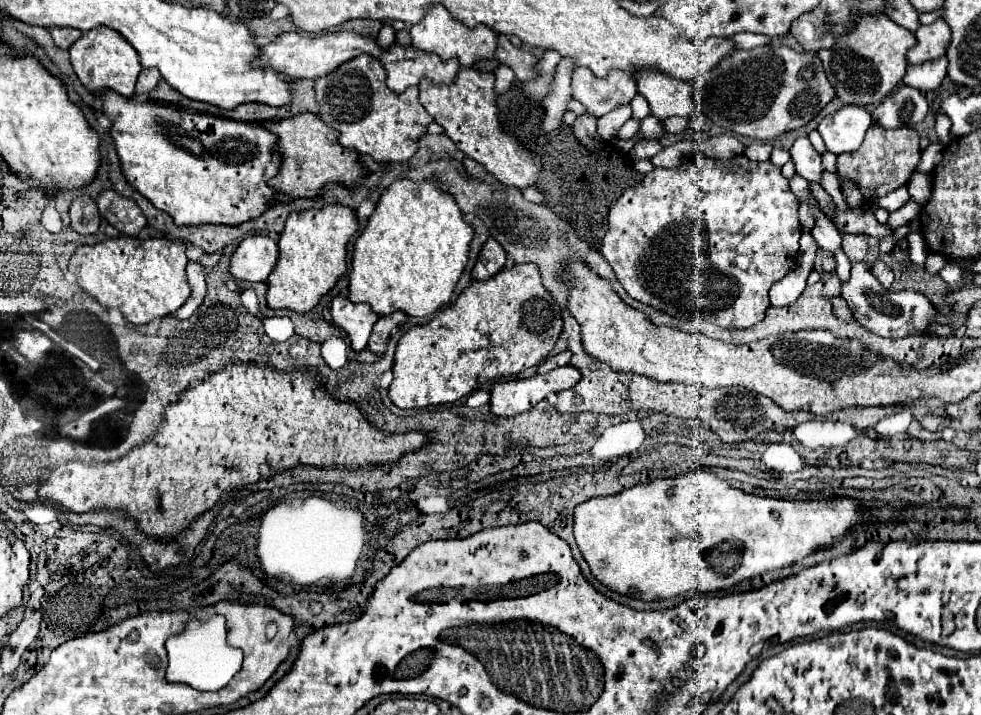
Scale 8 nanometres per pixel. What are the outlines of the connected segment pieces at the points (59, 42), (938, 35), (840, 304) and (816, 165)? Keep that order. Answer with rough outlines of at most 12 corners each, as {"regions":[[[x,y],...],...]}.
{"regions":[[[51,27],[55,45],[71,47],[83,35],[79,29]],[[939,17],[915,31],[917,45],[907,53],[911,65],[945,55],[951,27]],[[841,297],[831,298],[835,317],[839,321],[853,321],[851,309],[847,309]],[[807,137],[789,149],[797,175],[819,181],[821,155]]]}

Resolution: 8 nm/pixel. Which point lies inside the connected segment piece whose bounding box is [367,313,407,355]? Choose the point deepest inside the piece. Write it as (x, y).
(382, 330)

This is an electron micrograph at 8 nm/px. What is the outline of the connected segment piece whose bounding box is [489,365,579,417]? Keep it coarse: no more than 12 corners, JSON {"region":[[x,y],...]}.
{"region":[[571,365],[491,387],[495,415],[519,415],[549,393],[571,389]]}

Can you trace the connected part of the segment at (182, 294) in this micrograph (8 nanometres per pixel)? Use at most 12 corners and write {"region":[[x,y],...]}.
{"region":[[183,241],[79,245],[75,283],[141,325],[187,301]]}

